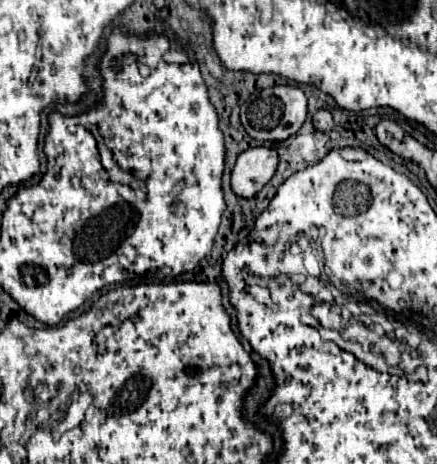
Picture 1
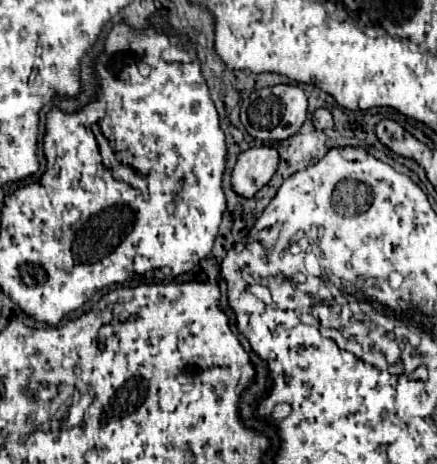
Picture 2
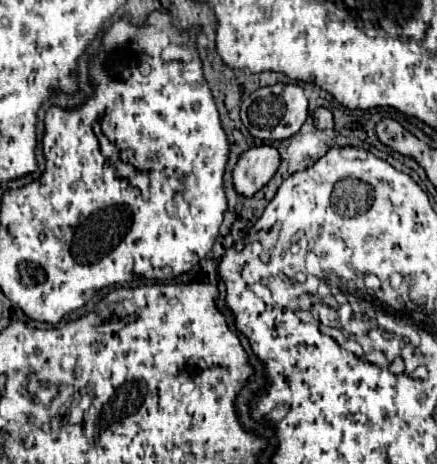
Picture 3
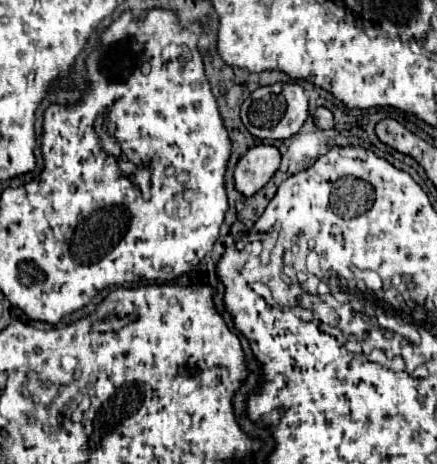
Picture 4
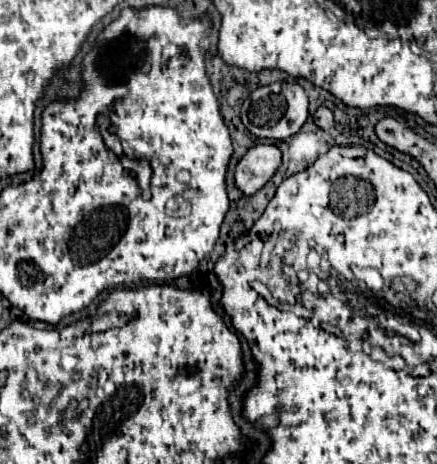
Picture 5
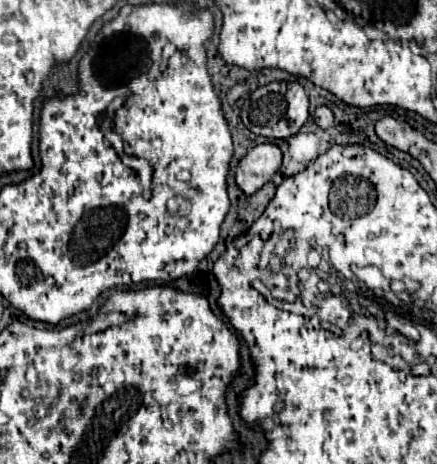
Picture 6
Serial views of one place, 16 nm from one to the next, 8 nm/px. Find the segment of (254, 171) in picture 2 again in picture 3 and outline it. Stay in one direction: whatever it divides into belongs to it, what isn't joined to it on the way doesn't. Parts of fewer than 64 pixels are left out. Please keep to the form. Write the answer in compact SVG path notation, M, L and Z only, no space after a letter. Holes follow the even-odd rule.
M254 146L238 158L234 168L234 188L250 198L254 196L280 166L280 154L274 146Z

